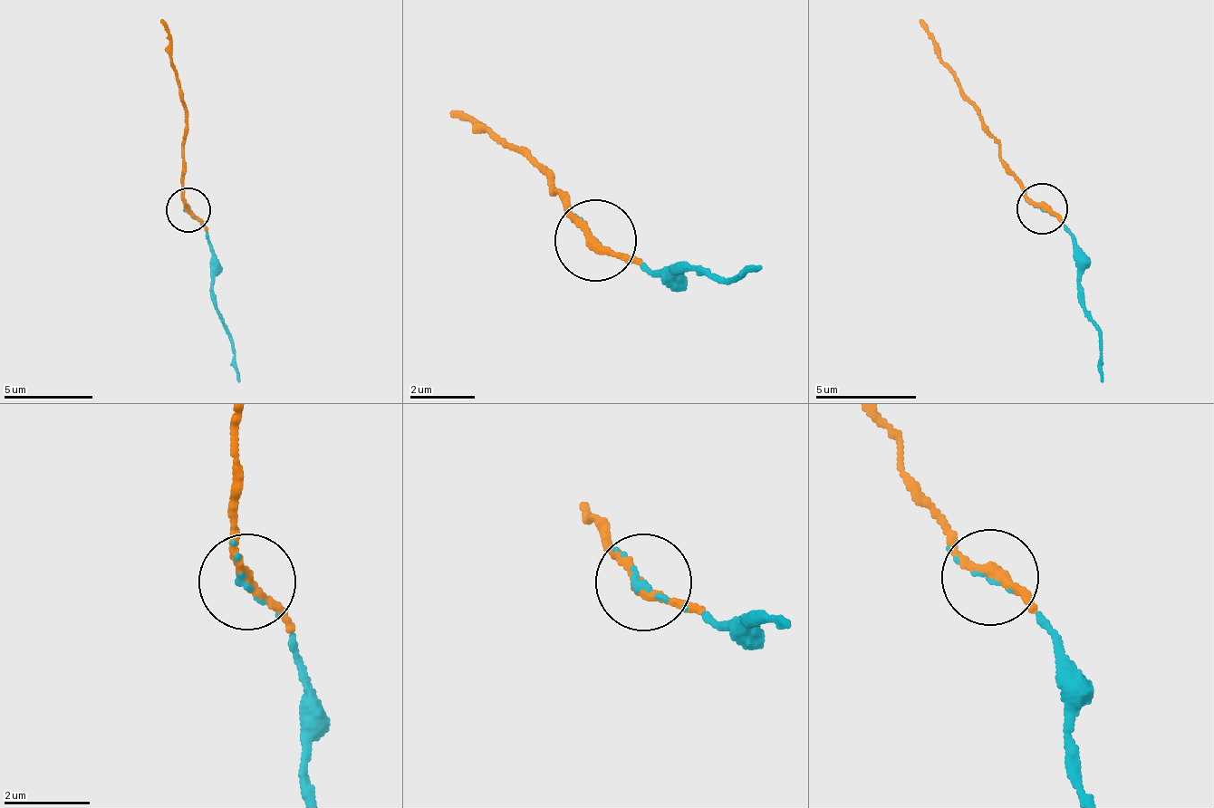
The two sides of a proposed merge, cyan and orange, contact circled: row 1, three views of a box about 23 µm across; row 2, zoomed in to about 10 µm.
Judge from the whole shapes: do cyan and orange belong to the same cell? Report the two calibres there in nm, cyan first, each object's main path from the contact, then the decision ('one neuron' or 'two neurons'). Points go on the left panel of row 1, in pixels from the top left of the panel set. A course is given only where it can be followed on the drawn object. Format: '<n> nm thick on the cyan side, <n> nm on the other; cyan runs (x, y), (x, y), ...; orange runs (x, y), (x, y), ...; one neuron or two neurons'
90 nm thick on the cyan side, 240 nm on the other; cyan runs (187, 209), (213, 245), (212, 302), (227, 331), (240, 380); orange runs (187, 209), (185, 158), (187, 111), (162, 18); one neuron

